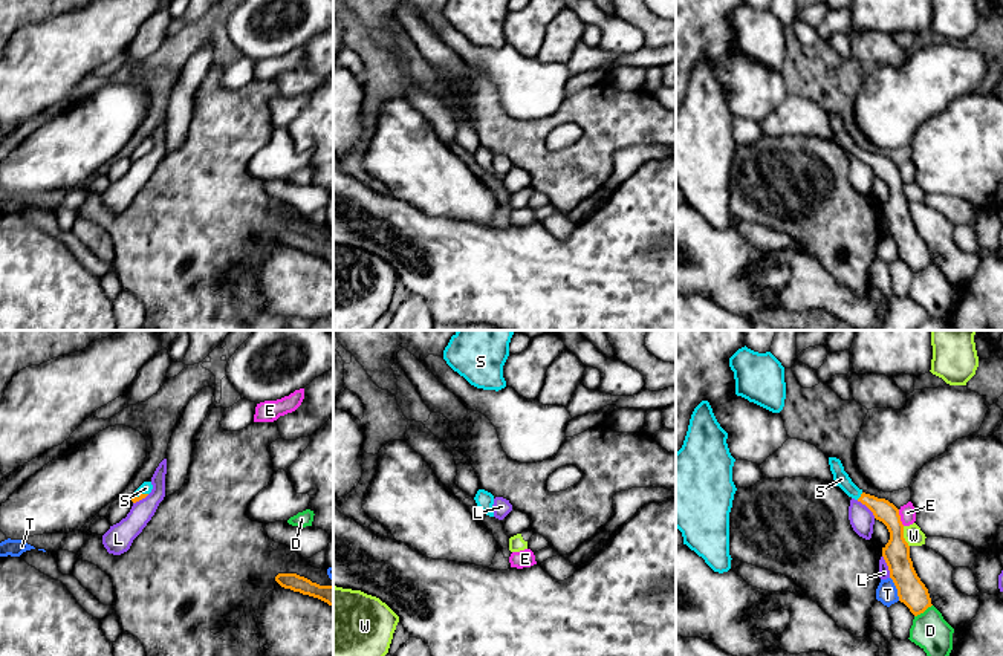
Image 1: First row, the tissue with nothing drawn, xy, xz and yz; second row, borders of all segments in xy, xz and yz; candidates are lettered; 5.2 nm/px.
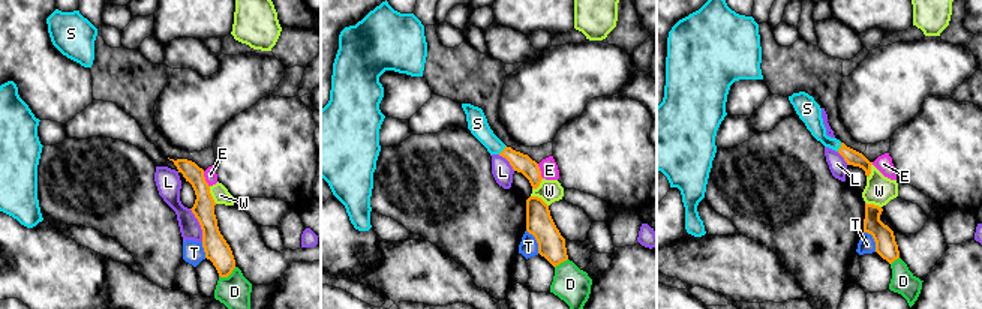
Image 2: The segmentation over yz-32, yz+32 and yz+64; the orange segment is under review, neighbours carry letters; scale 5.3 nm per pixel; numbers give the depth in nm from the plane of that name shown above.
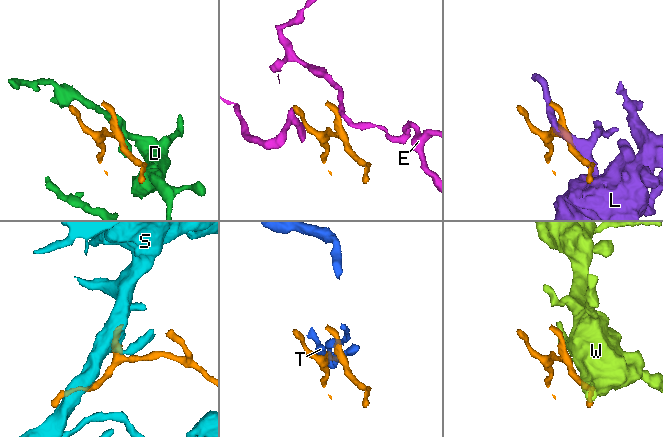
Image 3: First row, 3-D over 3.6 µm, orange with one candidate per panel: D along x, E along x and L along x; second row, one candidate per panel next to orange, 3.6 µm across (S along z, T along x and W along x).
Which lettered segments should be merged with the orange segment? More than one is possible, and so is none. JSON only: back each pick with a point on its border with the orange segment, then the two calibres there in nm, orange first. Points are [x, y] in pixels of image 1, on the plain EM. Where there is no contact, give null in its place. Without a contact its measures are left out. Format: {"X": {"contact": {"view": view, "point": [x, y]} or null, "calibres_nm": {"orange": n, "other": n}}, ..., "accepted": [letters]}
{"S": {"contact": {"view": "yz", "point": [861, 153]}, "calibres_nm": {"orange": 120, "other": 80}}, "accepted": ["S"]}

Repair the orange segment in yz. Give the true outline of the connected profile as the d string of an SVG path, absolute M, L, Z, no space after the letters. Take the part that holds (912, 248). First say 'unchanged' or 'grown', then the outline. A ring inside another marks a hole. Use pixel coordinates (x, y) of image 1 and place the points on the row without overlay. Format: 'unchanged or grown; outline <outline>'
grown; outline M829 115L829 122L835 142L849 154L865 162L873 170L875 176L887 183L890 197L882 205L882 214L888 223L890 235L898 246L899 258L904 260L914 274L923 271L933 261L928 246L913 225L910 203L904 196L904 182L899 167L888 158L878 156L859 147L844 128L839 116Z

